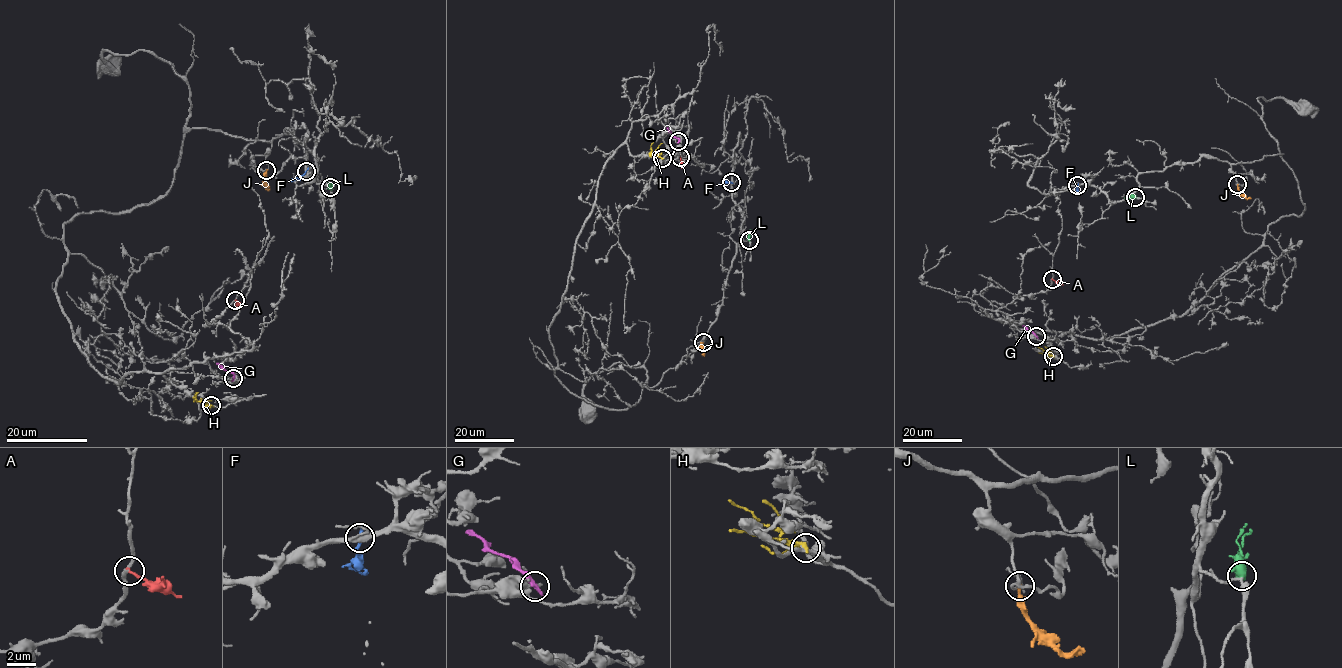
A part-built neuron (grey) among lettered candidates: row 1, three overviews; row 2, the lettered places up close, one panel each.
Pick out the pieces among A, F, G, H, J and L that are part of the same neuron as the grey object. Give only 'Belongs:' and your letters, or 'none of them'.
Belongs: A

